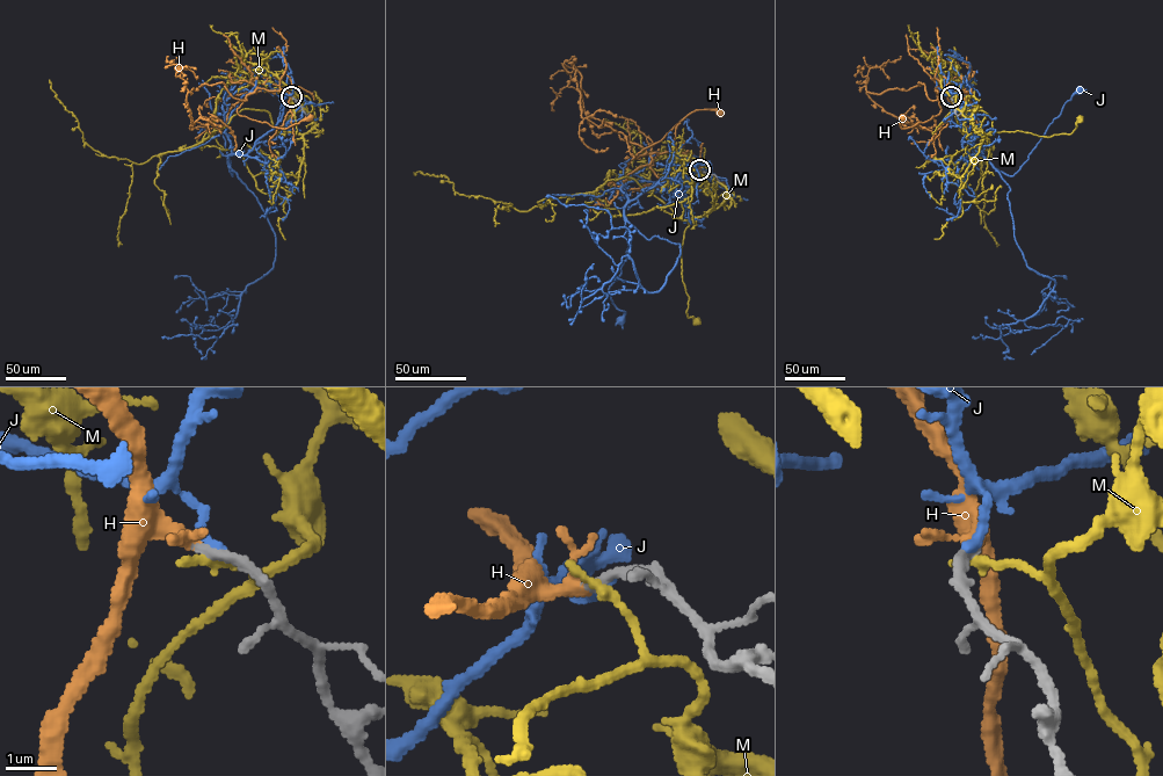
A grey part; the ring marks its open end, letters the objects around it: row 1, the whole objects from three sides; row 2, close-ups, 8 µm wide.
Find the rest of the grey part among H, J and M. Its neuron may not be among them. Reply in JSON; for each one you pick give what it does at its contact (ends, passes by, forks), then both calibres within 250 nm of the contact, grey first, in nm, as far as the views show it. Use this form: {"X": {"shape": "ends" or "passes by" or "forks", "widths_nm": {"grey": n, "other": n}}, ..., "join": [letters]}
{"H": {"shape": "forks", "widths_nm": {"grey": 200, "other": 180}}, "join": ["H"]}

